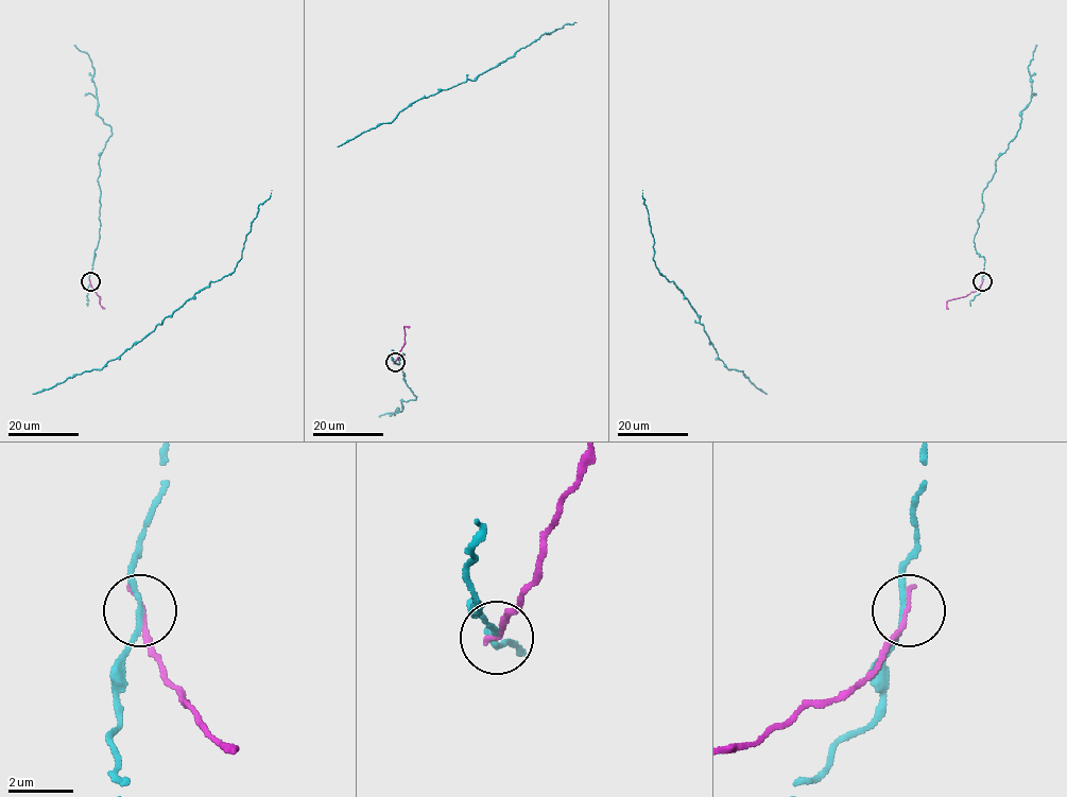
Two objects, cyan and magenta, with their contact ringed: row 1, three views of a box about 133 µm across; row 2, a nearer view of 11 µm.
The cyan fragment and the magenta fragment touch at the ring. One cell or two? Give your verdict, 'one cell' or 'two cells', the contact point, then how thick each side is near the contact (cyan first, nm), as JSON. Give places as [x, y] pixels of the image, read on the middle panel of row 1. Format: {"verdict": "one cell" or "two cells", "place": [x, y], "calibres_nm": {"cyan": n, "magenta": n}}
{"verdict": "two cells", "place": [395, 362], "calibres_nm": {"cyan": 150, "magenta": 160}}

